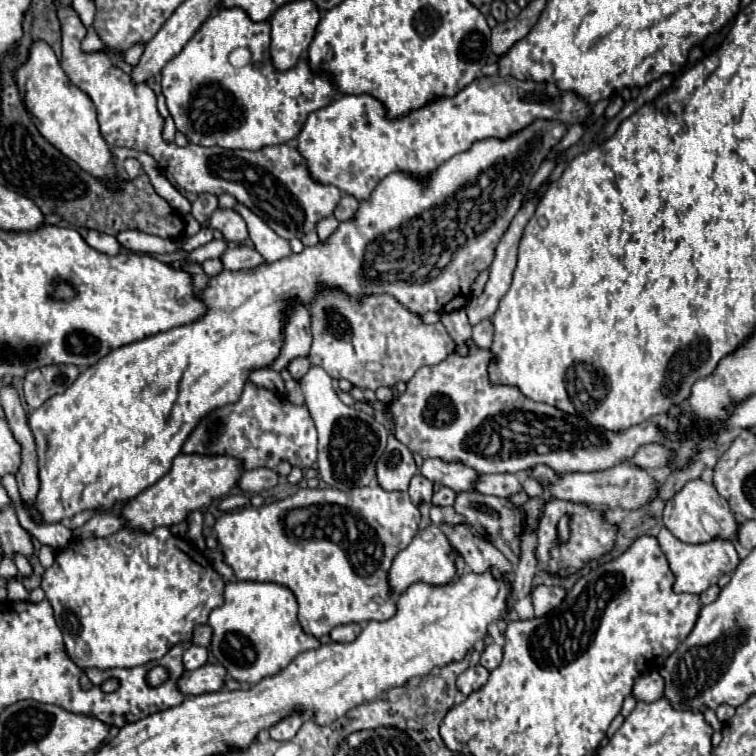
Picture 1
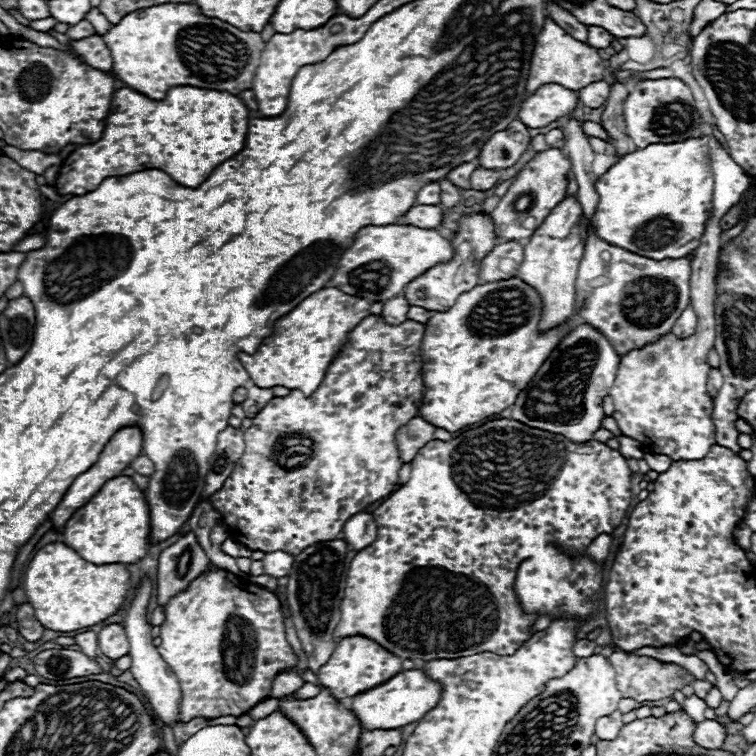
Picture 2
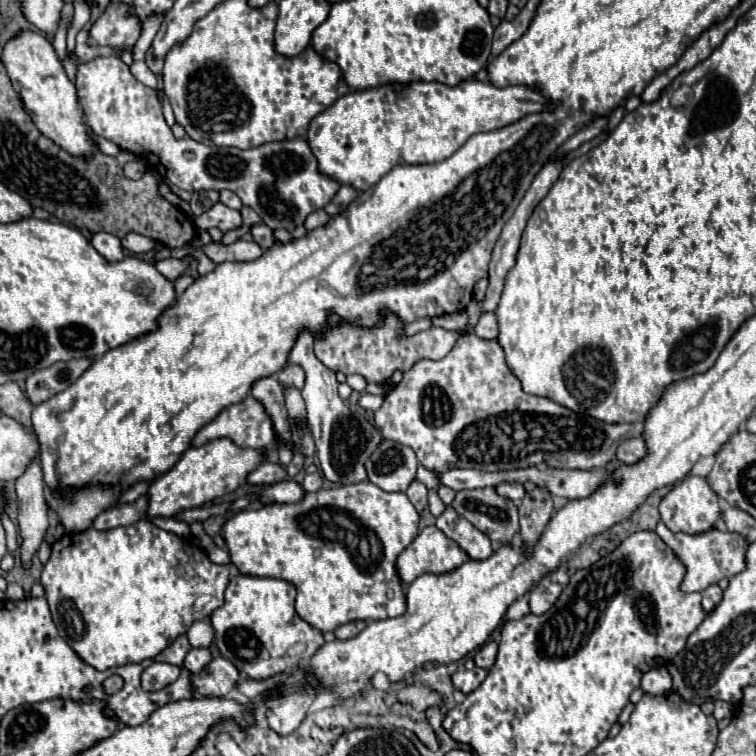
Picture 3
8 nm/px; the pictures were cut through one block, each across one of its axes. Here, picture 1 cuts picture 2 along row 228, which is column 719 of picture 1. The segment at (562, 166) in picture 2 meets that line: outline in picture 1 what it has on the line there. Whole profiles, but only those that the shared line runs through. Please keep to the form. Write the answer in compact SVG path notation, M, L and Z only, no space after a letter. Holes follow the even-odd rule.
M700 478L686 482L684 488L680 492L676 492L666 502L666 506L664 506L664 526L676 538L680 538L682 542L688 542L688 544L708 542L716 536L736 540L736 532L738 532L738 520L730 512L728 502L716 492L716 488L712 484L706 484Z

